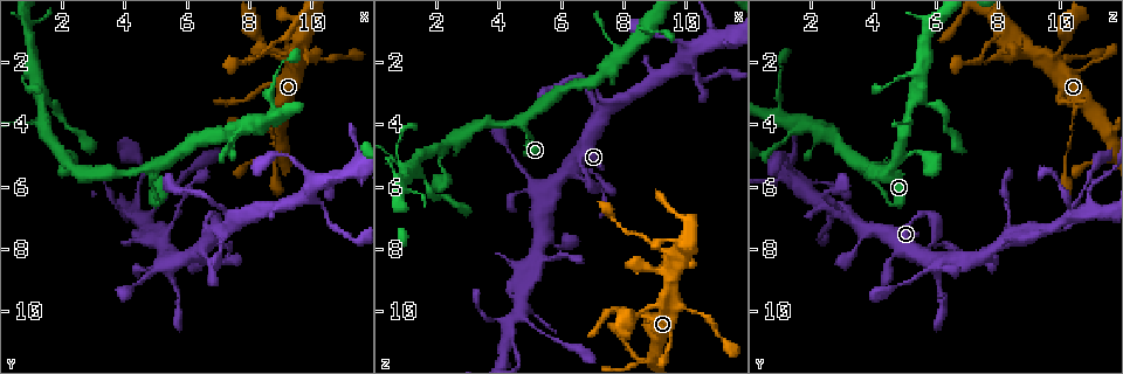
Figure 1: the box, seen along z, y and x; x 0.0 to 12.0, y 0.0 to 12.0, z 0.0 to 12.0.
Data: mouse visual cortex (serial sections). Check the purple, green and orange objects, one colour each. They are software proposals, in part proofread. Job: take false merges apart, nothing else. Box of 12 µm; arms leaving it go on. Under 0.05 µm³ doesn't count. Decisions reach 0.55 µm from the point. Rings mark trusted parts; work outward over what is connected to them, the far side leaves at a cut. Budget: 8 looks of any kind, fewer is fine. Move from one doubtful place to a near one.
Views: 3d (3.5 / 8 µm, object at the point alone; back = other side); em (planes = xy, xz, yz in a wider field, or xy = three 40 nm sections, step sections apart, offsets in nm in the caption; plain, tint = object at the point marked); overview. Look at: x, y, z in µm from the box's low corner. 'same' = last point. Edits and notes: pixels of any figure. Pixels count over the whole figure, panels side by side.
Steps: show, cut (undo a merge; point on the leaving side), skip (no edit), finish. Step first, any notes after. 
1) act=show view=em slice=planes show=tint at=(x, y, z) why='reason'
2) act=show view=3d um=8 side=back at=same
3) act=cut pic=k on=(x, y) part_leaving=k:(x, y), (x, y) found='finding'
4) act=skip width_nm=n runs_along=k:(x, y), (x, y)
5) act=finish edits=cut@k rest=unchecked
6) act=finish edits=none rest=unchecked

act=show view=3d um=3.5 at=(5.2, 8.6, 6.1) why='thin arm on a thick one'

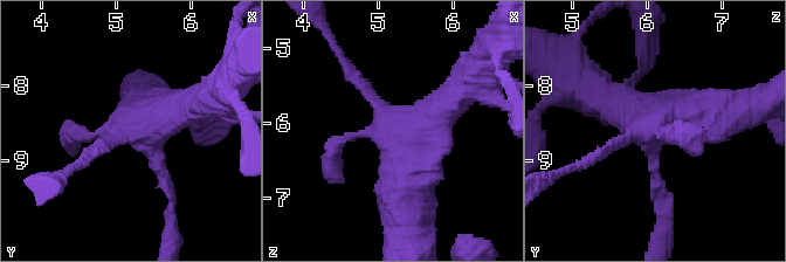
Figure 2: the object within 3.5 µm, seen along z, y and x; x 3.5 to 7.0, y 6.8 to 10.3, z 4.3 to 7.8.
act=skip runs_along=2:(473, 83), (407, 143), (404, 212) found='all the same cell'

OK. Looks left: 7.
act=show view=3d um=3.5 at=(8.9, 4.7, 10.3) why='thin neck'

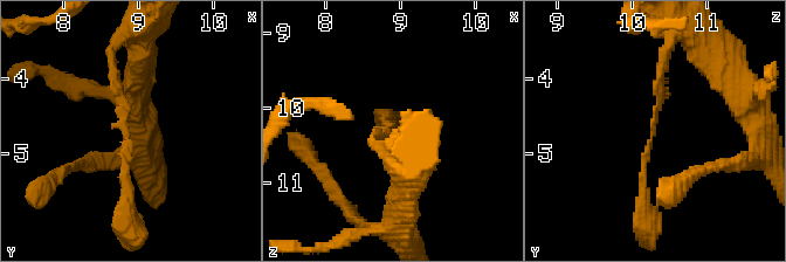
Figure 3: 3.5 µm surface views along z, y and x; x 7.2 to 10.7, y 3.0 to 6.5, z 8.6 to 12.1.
act=show view=em slice=xy step=5 show=tint at=(8.80, 4.75, 10.30) why='need the tissue'

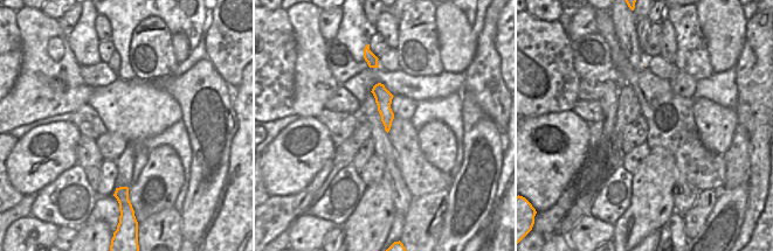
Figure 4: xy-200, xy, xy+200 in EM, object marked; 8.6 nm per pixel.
act=skip arm_widths_nm=100,150 runs_along=3:(667, 57), (642, 172), (646, 212) found='one cell here'

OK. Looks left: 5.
act=show view=3d um=3.5 at=(9.3, 1.9, 9.8) why='four arms meet'

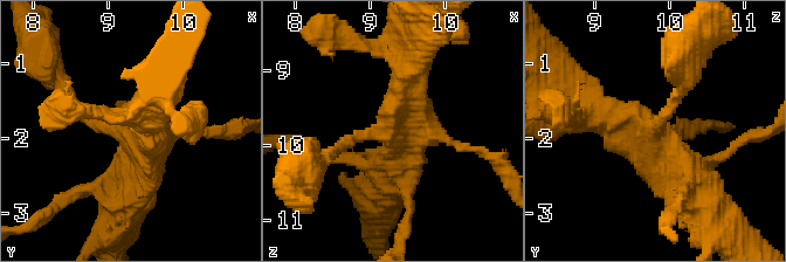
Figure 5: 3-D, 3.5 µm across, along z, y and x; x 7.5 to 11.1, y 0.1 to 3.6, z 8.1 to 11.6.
act=show view=em slice=xy step=3 show=tint at=(9.30, 2.00, 9.85) why='shape alone is not enough'

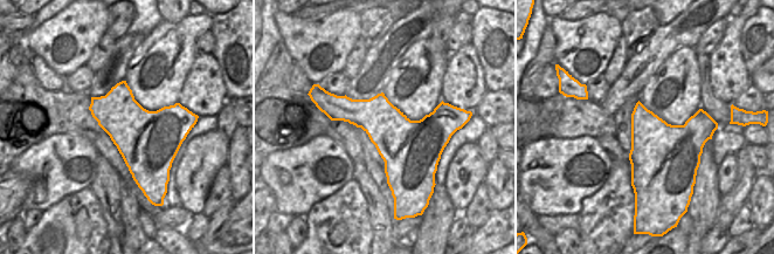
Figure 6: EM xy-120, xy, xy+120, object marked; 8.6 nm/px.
act=skip arms=4 runs_along=5:(701, 199), (620, 123), (587, 116) found='one cell here'

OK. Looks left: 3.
act=show view=3d um=3.5 at=(9.6, 1.1, 8.1) why='sharp bend'

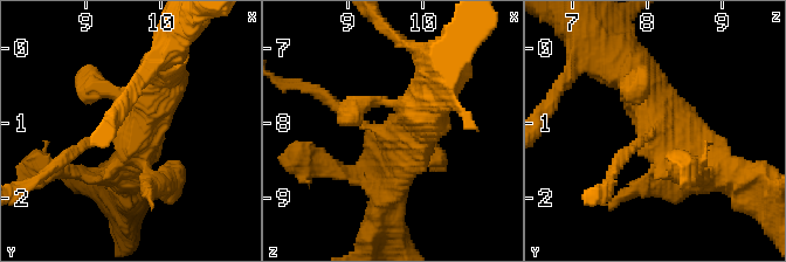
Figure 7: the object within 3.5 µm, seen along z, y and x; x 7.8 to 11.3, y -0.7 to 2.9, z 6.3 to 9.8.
act=show view=em slice=xy step=1 show=plain at=(9.55, 1.20, 8.10) why='now the EM'

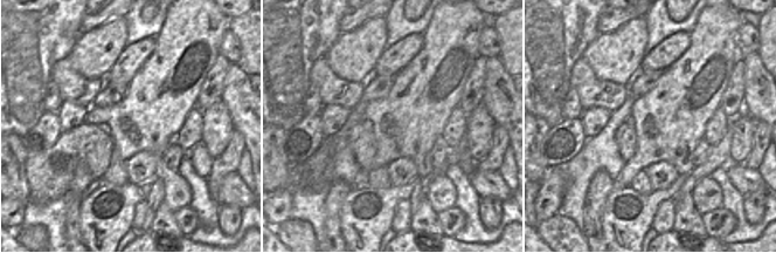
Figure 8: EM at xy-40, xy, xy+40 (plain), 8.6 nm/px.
act=show view=em slice=xy step=1 show=tint at=same

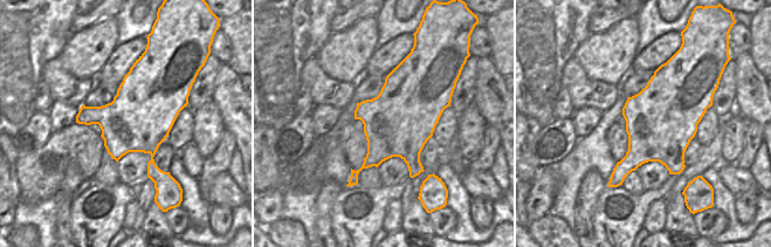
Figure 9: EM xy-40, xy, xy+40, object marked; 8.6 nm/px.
act=skip runs_along=7:(721, 176), (696, 169), (627, 68) found='continuous, no second cell'

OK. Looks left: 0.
act=finish edits=none rest=unchecked

